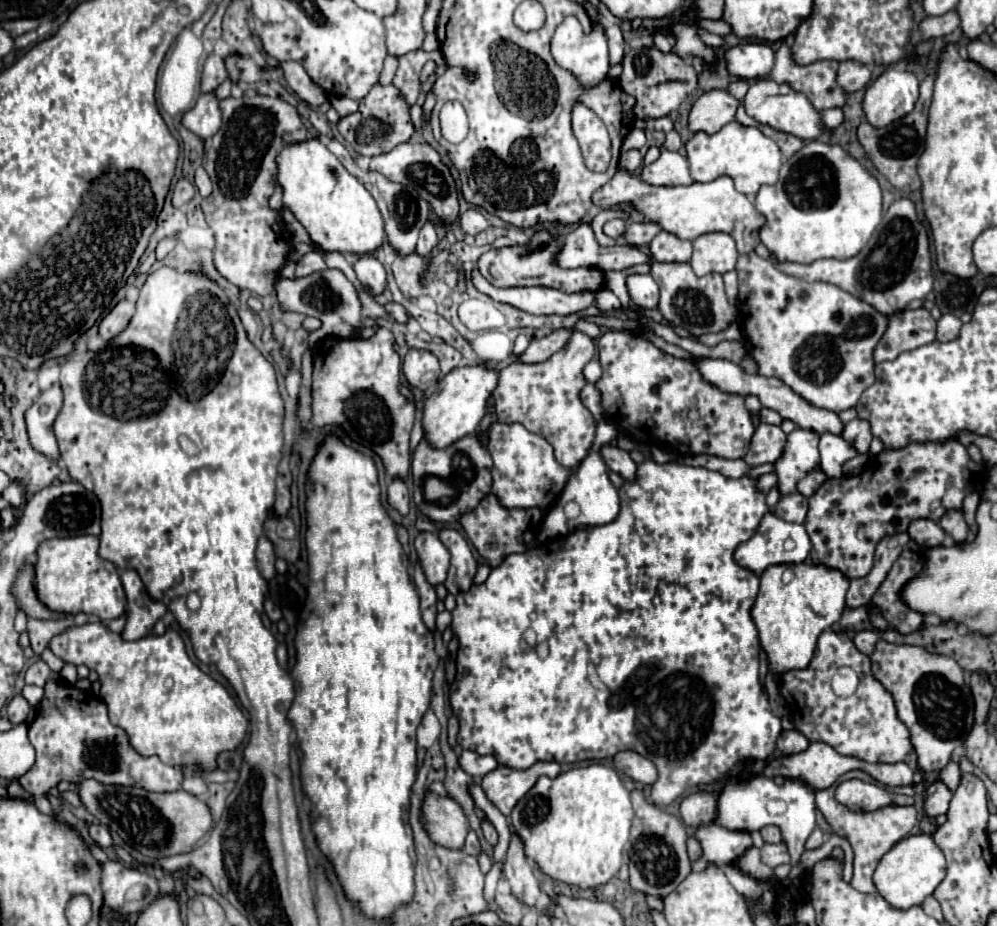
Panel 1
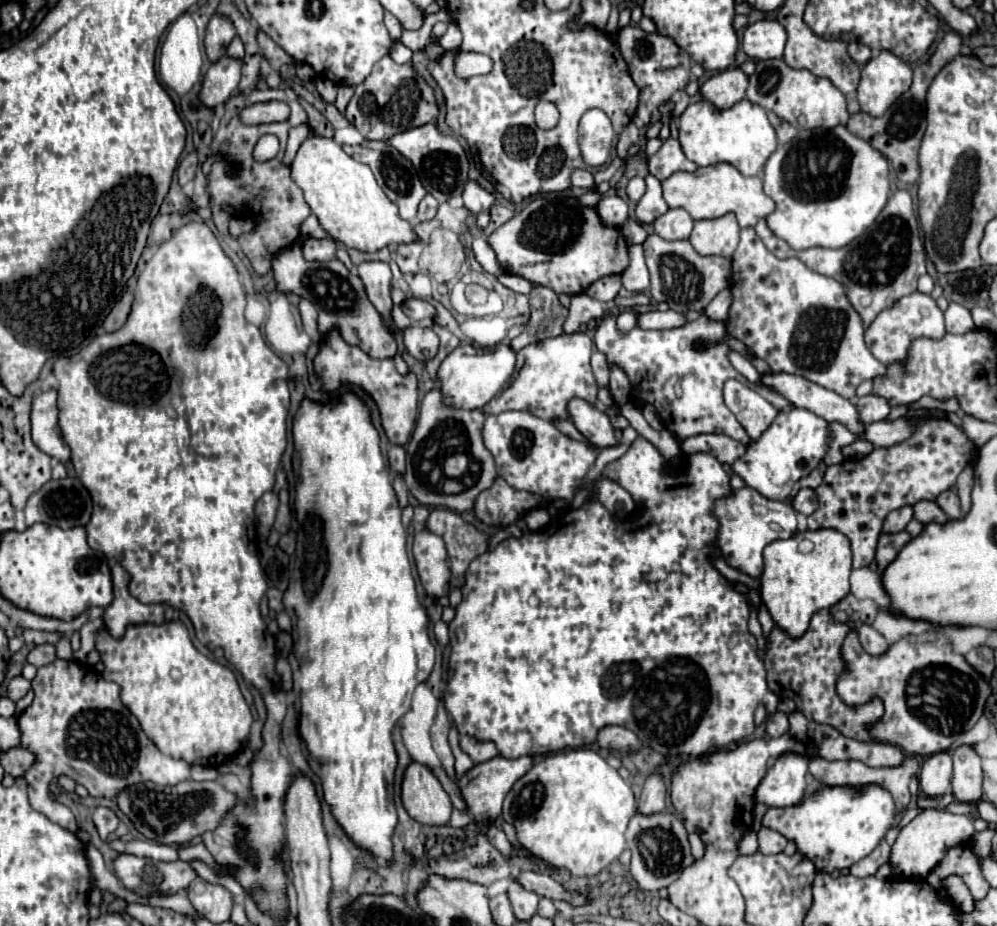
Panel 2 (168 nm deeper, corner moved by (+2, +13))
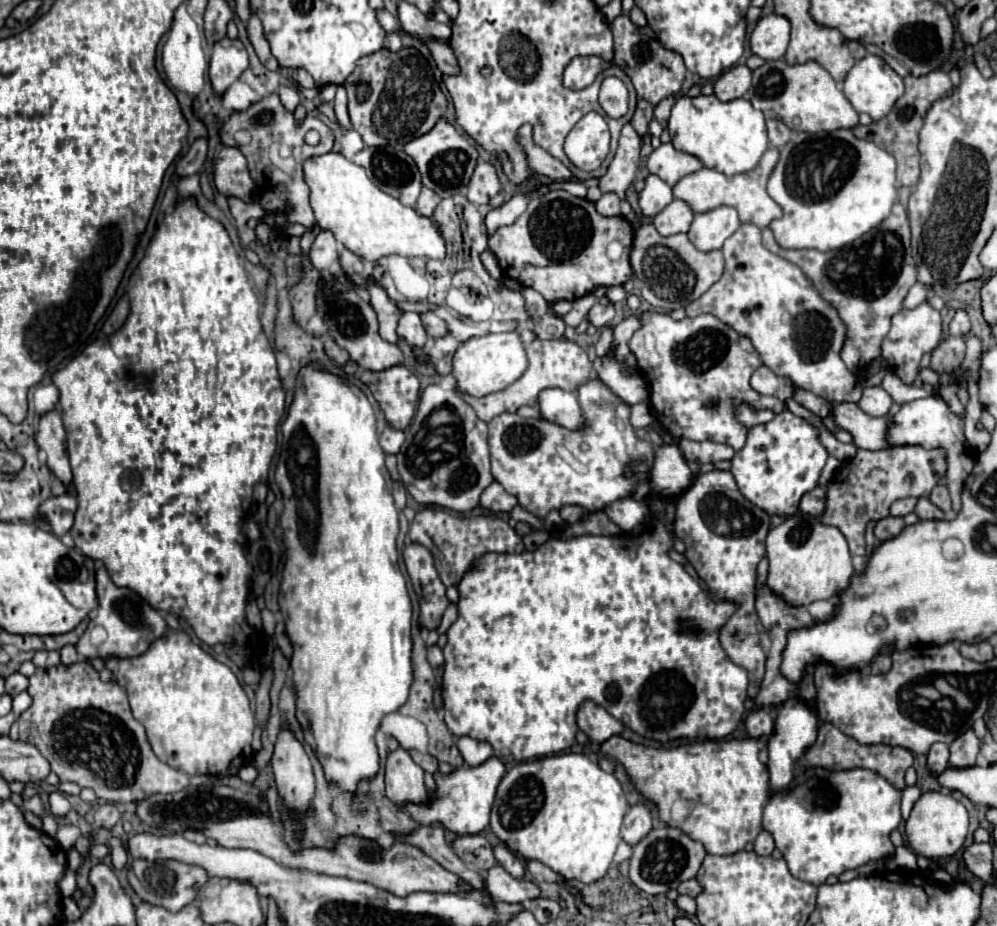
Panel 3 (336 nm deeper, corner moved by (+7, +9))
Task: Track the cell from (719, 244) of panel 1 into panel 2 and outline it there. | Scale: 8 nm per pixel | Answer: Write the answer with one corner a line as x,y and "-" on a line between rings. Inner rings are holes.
727,213
719,219
695,221
689,241
699,255
717,255
731,259
739,243
739,231
741,229
735,215

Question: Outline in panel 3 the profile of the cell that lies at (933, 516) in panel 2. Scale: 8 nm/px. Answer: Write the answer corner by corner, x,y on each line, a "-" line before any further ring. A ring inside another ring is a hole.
920,497
920,499
918,499
916,515
918,515
920,519
944,519
944,513
942,513
934,503
930,503
928,497

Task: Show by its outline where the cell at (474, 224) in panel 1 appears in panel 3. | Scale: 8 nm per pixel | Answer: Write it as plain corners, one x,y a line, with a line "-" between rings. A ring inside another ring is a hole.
480,161
474,175
472,175
472,181
468,185
468,195
466,197
476,205
484,205
498,191
500,191
500,179
498,179
496,167
492,163

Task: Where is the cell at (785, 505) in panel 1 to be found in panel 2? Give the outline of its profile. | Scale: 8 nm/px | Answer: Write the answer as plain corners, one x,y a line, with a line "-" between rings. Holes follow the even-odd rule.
799,489
799,493
793,497
791,507
803,515
811,515
817,509
815,491
813,489

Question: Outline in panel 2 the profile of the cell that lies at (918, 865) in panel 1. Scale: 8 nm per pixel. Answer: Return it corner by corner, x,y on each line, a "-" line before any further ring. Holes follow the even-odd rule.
925,809
919,813
909,825
899,829
897,841
891,847
891,871
895,877
911,877
911,879
925,879
929,871
945,857
947,849
957,845
959,841
969,841
973,837
973,821
965,815
943,813
937,809

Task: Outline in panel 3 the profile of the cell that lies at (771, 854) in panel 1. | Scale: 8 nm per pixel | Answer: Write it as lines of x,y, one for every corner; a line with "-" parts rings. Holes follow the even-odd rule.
762,831
754,841
754,851
758,855
770,855
774,851
774,839
768,831

